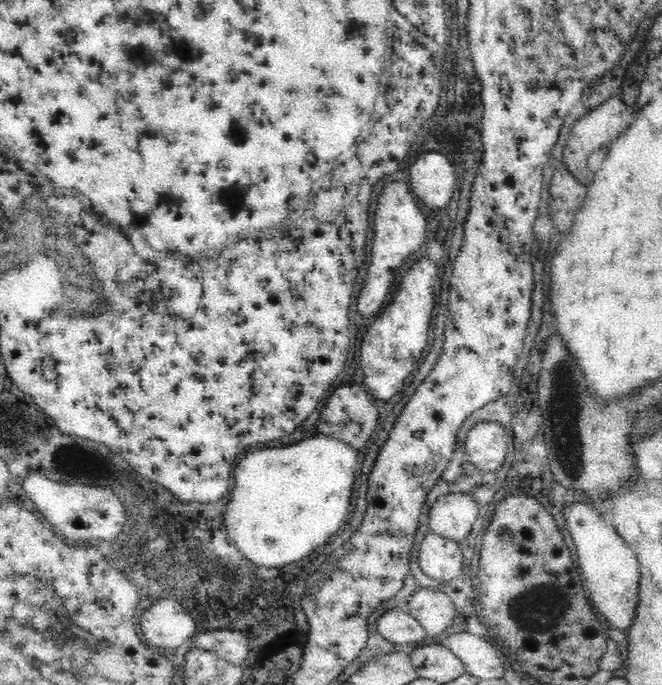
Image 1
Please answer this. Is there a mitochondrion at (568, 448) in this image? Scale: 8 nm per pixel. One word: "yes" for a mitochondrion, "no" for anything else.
yes

